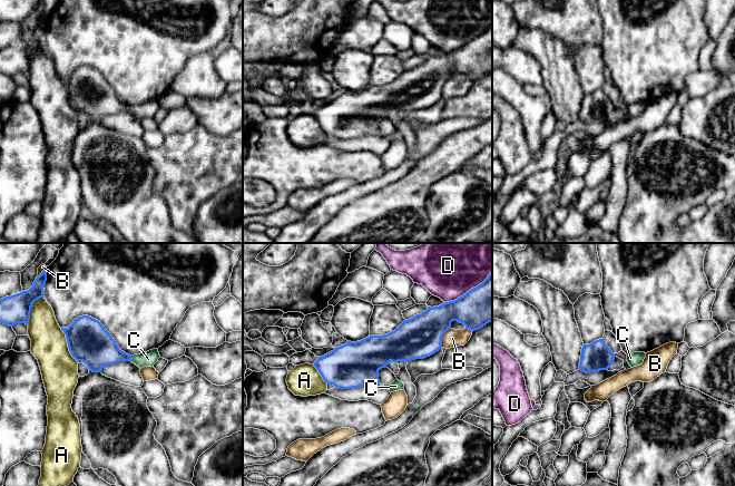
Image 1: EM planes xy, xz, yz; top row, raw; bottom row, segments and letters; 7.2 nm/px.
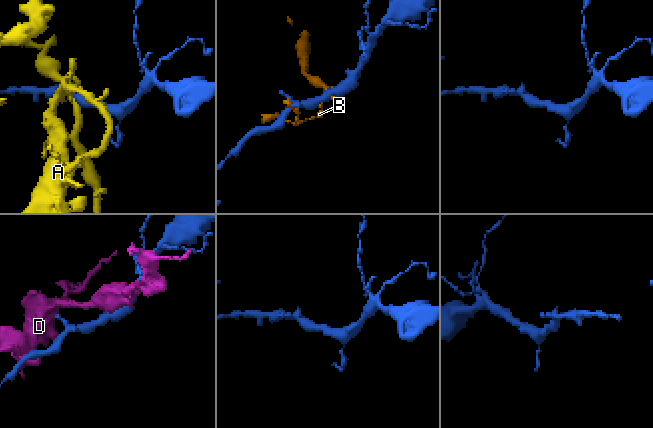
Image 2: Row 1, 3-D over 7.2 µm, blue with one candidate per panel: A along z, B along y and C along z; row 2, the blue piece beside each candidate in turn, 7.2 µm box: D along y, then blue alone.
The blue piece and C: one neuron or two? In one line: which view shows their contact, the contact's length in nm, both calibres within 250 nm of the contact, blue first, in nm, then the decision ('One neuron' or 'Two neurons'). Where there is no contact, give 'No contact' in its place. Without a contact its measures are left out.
Touches blue in xy. Shared border 40 nm. Thickness 280 nm (blue) against 110 nm. One neuron

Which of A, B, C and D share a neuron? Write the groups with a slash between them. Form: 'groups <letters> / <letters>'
groups A / B / C / D

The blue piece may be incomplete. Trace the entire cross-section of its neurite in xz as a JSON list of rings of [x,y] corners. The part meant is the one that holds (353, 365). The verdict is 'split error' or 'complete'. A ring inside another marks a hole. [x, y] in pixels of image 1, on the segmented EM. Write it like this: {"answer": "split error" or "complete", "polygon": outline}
{"answer": "complete", "polygon": [[[492,272],[481,284],[457,300],[428,307],[388,334],[347,341],[318,357],[313,366],[327,385],[339,389],[381,385],[379,370],[386,368],[390,361],[409,362],[439,351],[452,321],[463,323],[472,332],[492,322]]]}

